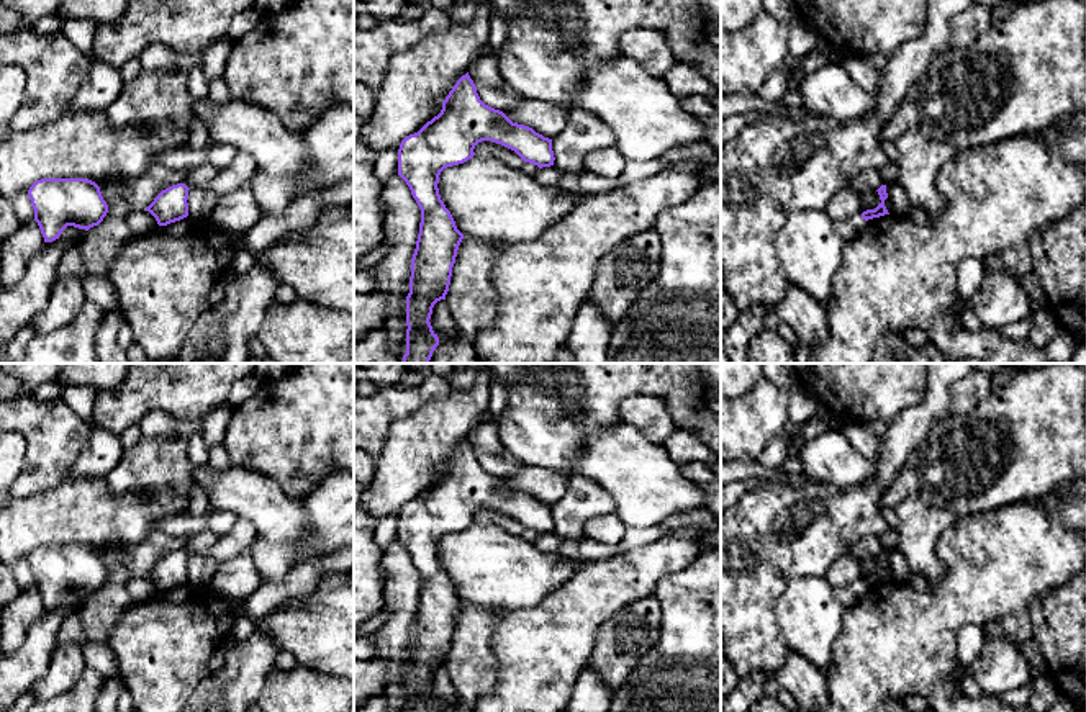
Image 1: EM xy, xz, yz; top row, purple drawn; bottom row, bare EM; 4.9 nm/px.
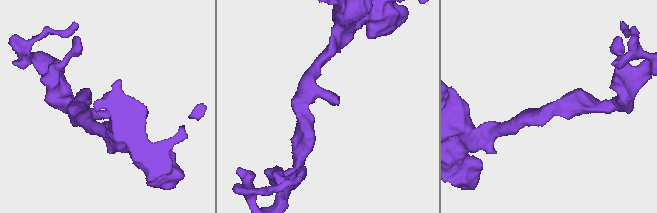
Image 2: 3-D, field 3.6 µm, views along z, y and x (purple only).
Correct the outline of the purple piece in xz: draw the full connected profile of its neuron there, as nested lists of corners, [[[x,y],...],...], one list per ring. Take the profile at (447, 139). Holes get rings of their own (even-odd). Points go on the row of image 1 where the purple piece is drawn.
[[[468,72],[452,87],[442,110],[398,149],[398,175],[421,210],[419,234],[411,259],[406,296],[406,354],[403,363],[429,363],[439,337],[429,322],[432,308],[446,300],[452,267],[464,234],[439,195],[444,169],[467,162],[482,141],[514,151],[539,169],[554,165],[552,139],[513,123],[503,111],[485,105]]]

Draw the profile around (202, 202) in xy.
[[[190,188],[188,190],[188,216],[195,219],[208,219],[216,208],[219,196],[208,188]]]

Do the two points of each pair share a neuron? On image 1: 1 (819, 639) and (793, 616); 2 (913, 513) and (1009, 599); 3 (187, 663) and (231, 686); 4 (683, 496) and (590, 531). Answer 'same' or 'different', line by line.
1: same
2: different
3: different
4: different

